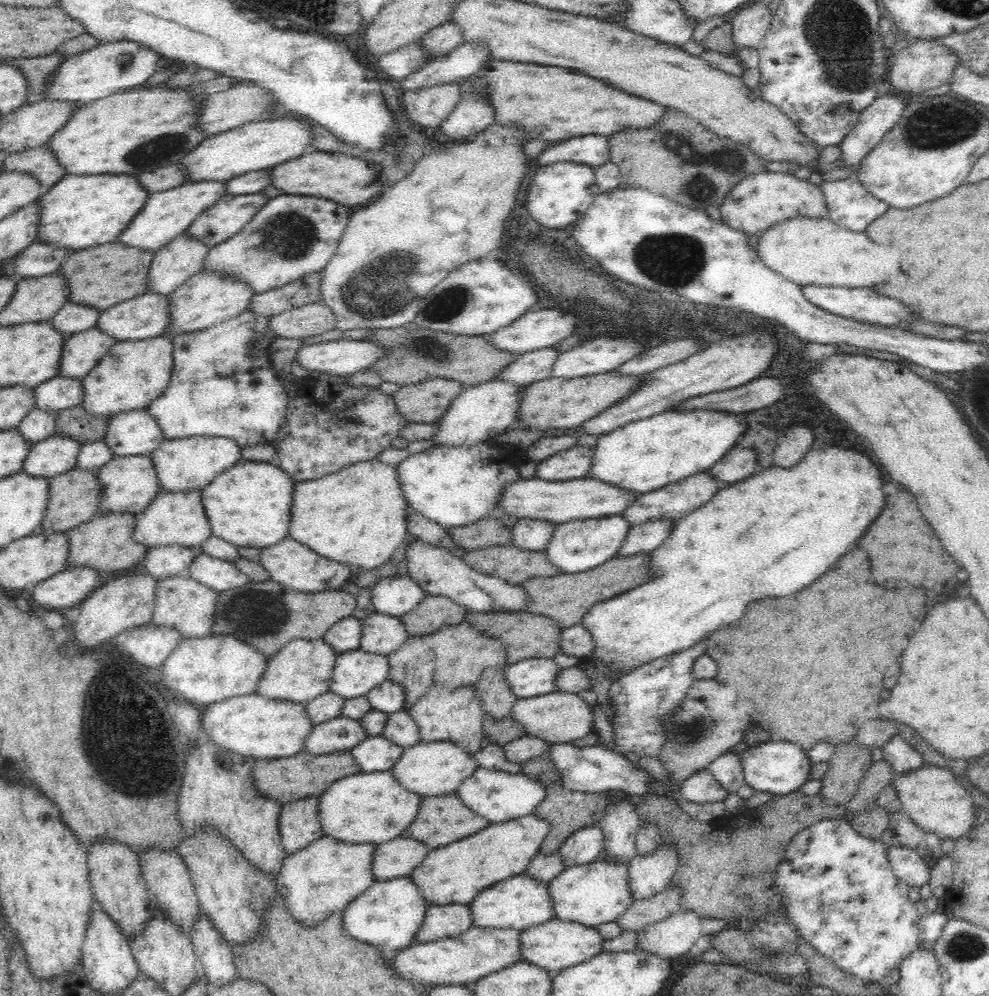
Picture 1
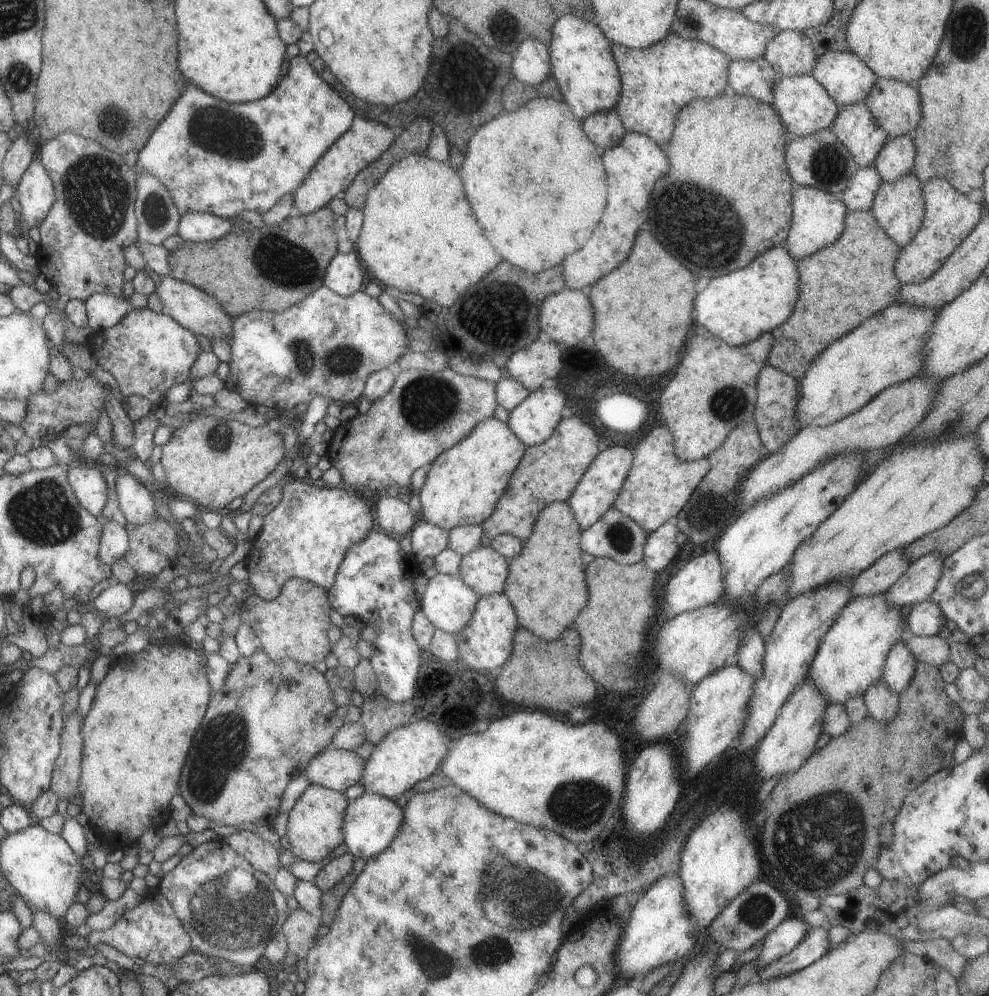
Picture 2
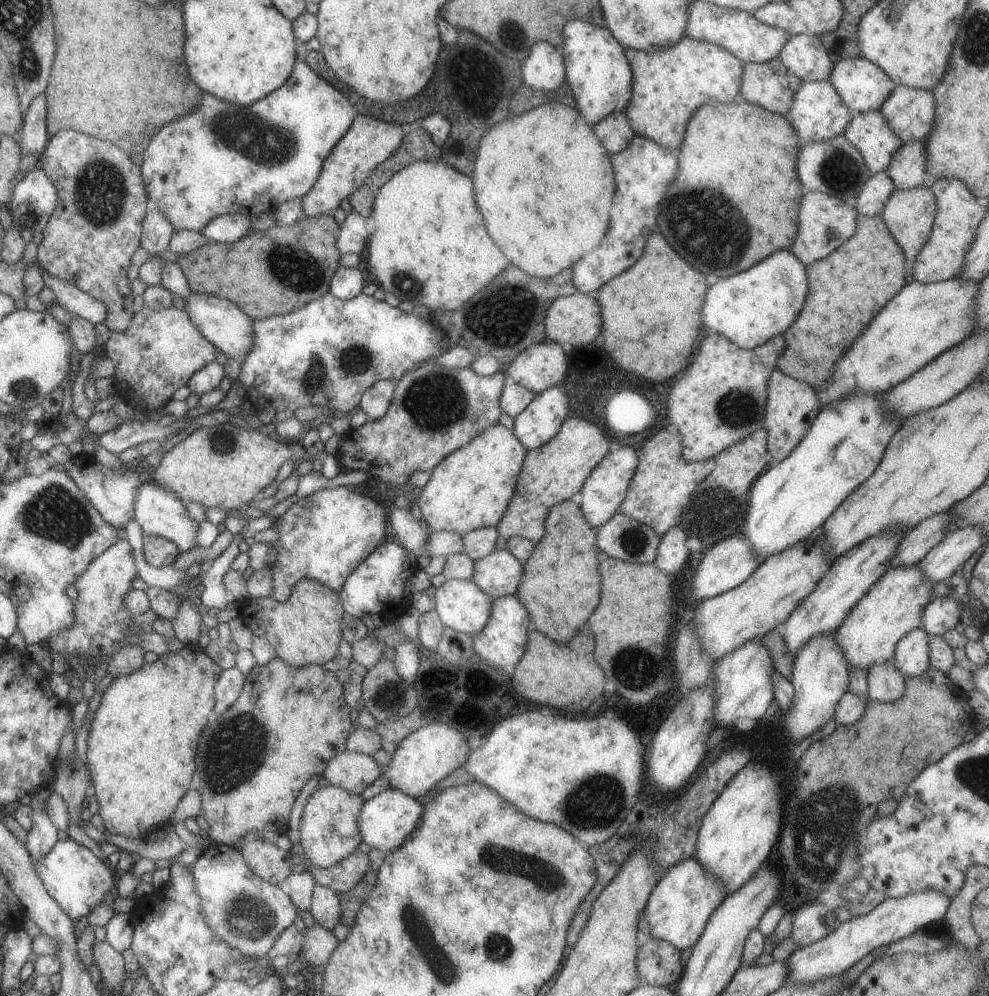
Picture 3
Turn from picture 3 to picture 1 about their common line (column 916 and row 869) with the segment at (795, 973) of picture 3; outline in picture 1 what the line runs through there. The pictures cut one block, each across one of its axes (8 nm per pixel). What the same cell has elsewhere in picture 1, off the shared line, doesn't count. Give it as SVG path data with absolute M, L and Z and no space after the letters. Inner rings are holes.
M888 846L886 856L896 878L906 882L910 887L921 887L928 883L930 867L916 850L905 846Z

